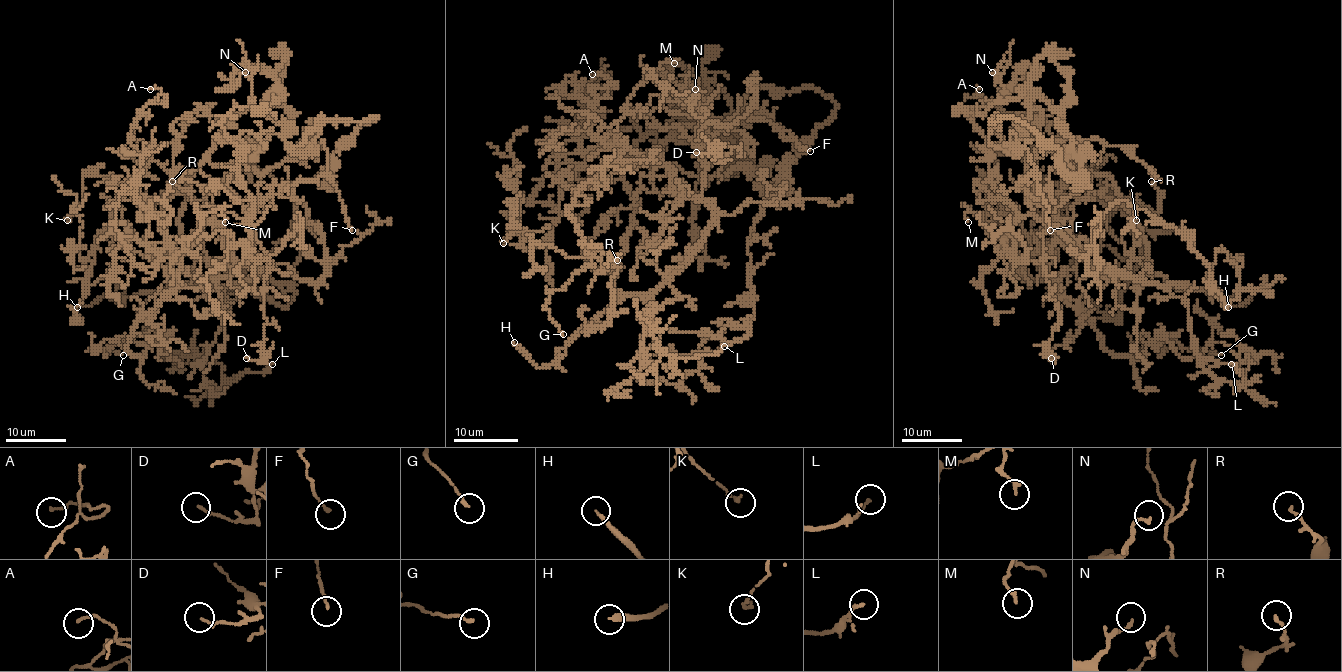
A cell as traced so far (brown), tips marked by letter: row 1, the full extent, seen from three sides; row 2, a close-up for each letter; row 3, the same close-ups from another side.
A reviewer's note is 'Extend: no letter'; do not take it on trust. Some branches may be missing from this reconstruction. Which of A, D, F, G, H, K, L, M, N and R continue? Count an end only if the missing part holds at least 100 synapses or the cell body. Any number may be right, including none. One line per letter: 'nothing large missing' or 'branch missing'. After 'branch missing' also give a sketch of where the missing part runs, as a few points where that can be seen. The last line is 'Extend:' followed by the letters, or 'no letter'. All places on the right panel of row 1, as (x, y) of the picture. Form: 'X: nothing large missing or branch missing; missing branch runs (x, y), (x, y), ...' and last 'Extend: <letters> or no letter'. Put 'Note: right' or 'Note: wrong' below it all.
A: nothing large missing
D: nothing large missing
F: nothing large missing
G: nothing large missing
H: branch missing; missing branch runs (1228, 307), (1189, 307), (1165, 311), (1148, 308), (1119, 273), (1113, 230), (1103, 219)
K: nothing large missing
L: nothing large missing
M: nothing large missing
N: nothing large missing
R: nothing large missing
Extend: H
Note: wrong

